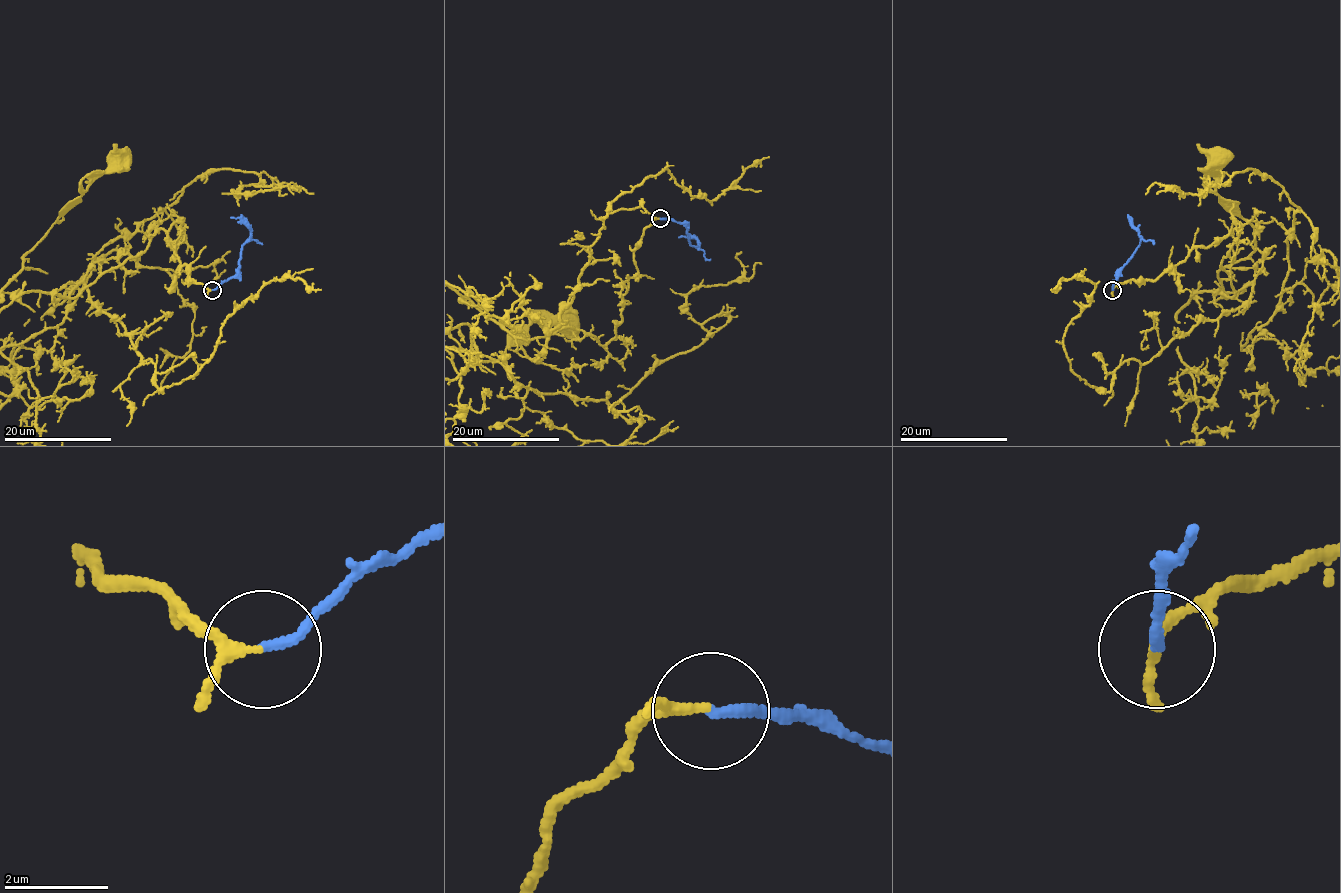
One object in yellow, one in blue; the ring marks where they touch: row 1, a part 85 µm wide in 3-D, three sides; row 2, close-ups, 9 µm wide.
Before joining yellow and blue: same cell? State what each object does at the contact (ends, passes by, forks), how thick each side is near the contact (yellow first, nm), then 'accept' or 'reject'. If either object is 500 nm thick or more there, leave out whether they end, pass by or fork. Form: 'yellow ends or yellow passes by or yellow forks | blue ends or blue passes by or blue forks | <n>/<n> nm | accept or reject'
yellow passes by | blue ends | 150/180 nm | accept

